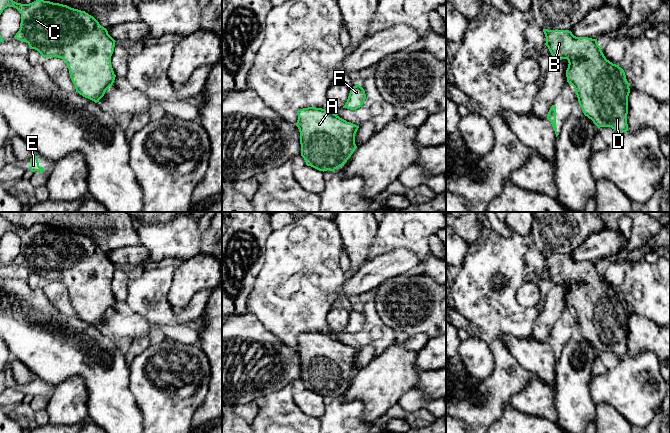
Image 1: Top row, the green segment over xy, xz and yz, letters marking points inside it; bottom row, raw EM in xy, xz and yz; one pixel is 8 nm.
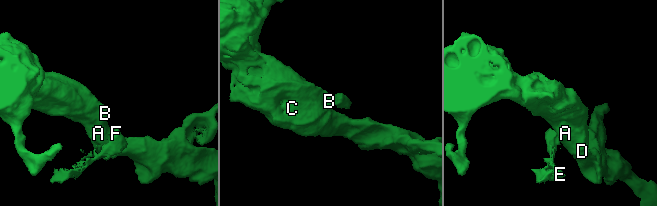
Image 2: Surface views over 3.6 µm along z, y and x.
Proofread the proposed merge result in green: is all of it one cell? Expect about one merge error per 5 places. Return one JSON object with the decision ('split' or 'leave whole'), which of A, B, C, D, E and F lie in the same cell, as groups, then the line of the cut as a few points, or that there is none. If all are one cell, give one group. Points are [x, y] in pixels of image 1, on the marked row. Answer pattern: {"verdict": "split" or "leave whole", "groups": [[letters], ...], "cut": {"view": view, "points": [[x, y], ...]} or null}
{"verdict": "split", "groups": [["A", "B", "C", "D"], ["E", "F"]], "cut": {"view": "xy", "points": [[112, 83], [106, 88]]}}

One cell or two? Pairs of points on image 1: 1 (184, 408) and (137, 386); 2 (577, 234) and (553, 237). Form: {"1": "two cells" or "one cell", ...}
{"1": "one cell", "2": "one cell"}

